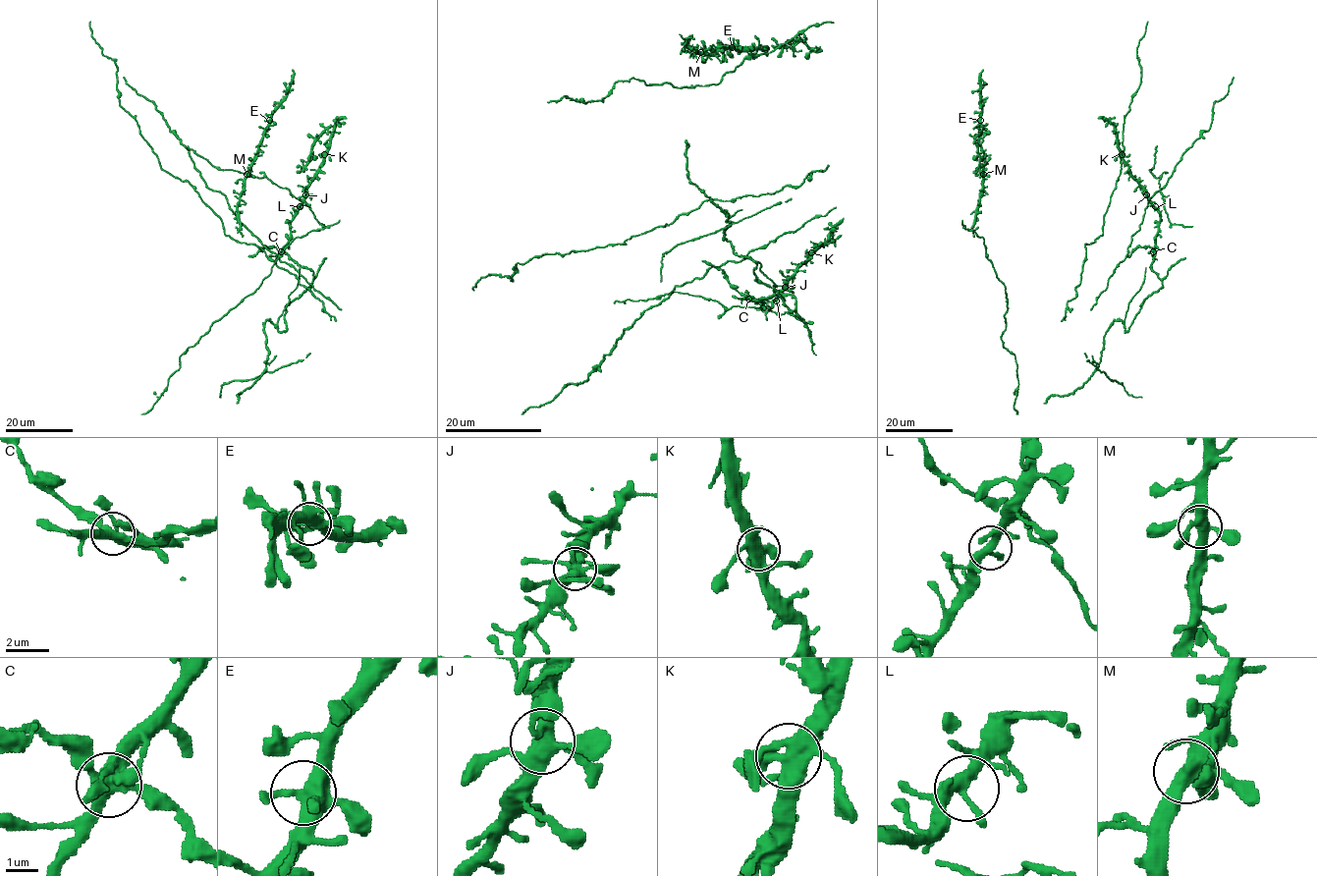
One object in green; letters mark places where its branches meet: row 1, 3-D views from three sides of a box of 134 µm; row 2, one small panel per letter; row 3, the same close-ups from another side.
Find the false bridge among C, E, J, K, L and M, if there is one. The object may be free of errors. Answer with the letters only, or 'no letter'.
C

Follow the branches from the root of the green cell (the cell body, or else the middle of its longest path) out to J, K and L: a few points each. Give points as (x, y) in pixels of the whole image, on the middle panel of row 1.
J: (760, 284), (773, 287), (795, 310), (791, 295), (752, 300), (769, 307), (785, 287)
K: (760, 284), (773, 287), (795, 310), (791, 295), (752, 300), (769, 307), (811, 252)
L: (760, 284), (773, 287), (790, 310), (795, 307), (791, 295), (752, 300), (768, 307), (776, 301)

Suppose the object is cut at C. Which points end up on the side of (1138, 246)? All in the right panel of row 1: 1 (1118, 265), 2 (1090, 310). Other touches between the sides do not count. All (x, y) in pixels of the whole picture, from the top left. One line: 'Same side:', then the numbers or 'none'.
Same side: none

